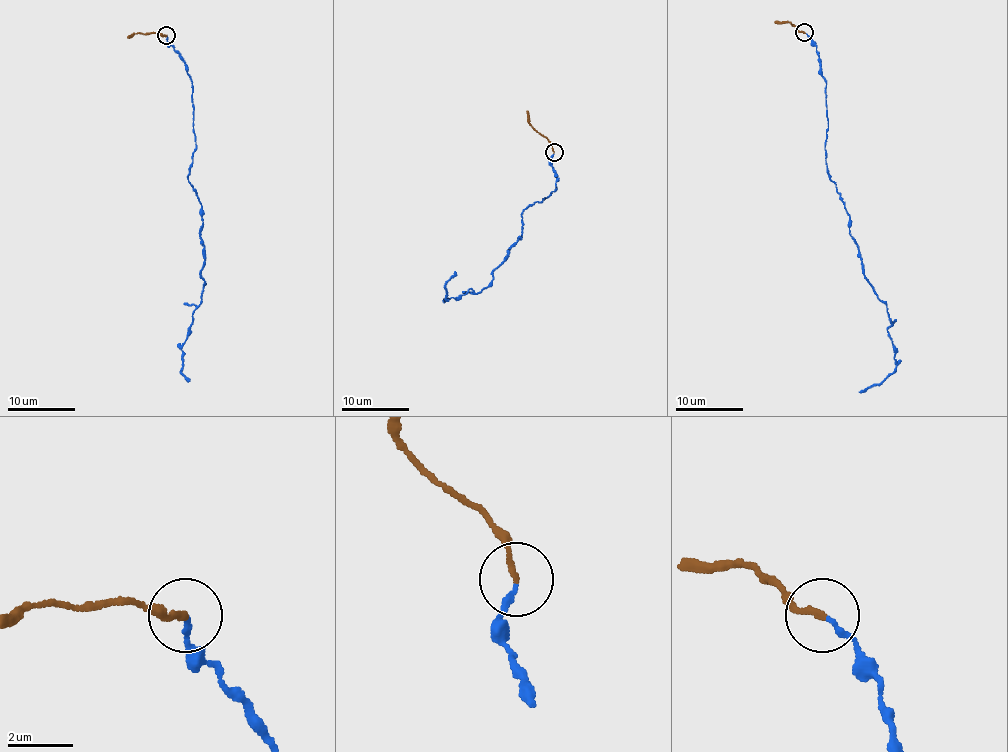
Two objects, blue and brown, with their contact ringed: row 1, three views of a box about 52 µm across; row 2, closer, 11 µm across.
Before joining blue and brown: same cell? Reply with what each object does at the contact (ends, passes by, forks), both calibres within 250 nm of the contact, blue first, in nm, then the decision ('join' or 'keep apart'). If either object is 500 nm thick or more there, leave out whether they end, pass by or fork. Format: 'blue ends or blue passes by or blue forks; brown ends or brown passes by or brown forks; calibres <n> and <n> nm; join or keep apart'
blue ends; brown ends; calibres 160 and 170 nm; join

